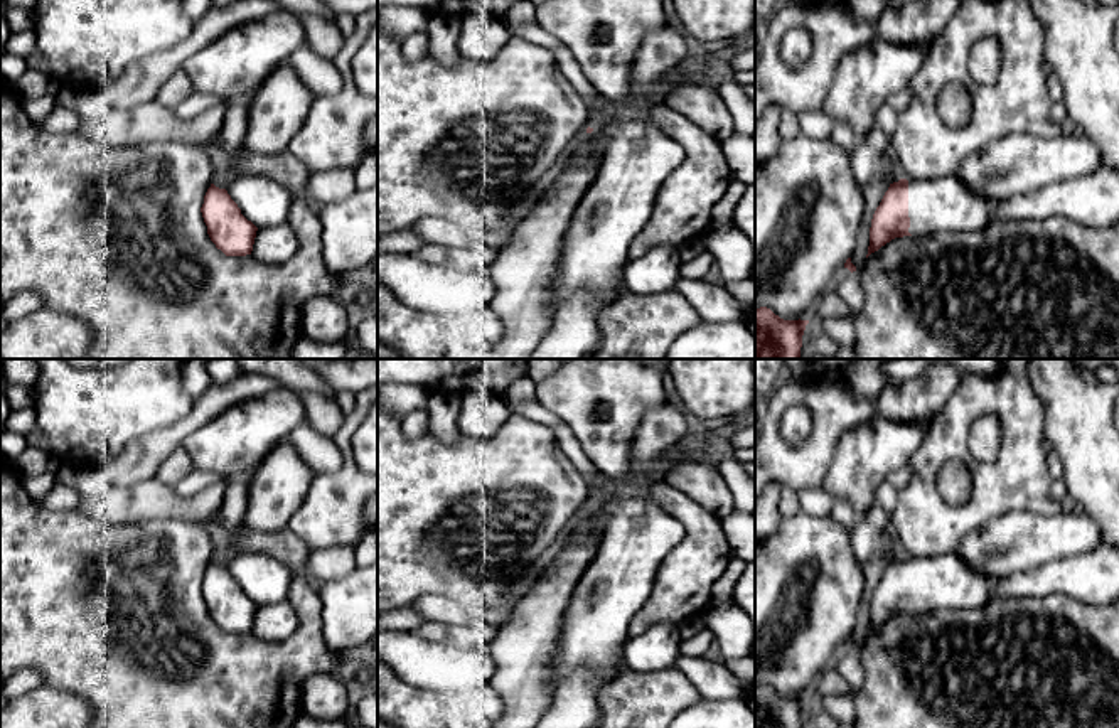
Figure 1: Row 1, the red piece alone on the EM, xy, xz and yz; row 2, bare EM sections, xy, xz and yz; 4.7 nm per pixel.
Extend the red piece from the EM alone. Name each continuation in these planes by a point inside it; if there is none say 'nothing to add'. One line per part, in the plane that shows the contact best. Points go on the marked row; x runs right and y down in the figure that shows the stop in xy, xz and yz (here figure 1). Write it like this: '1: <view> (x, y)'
1: yz (942, 204)

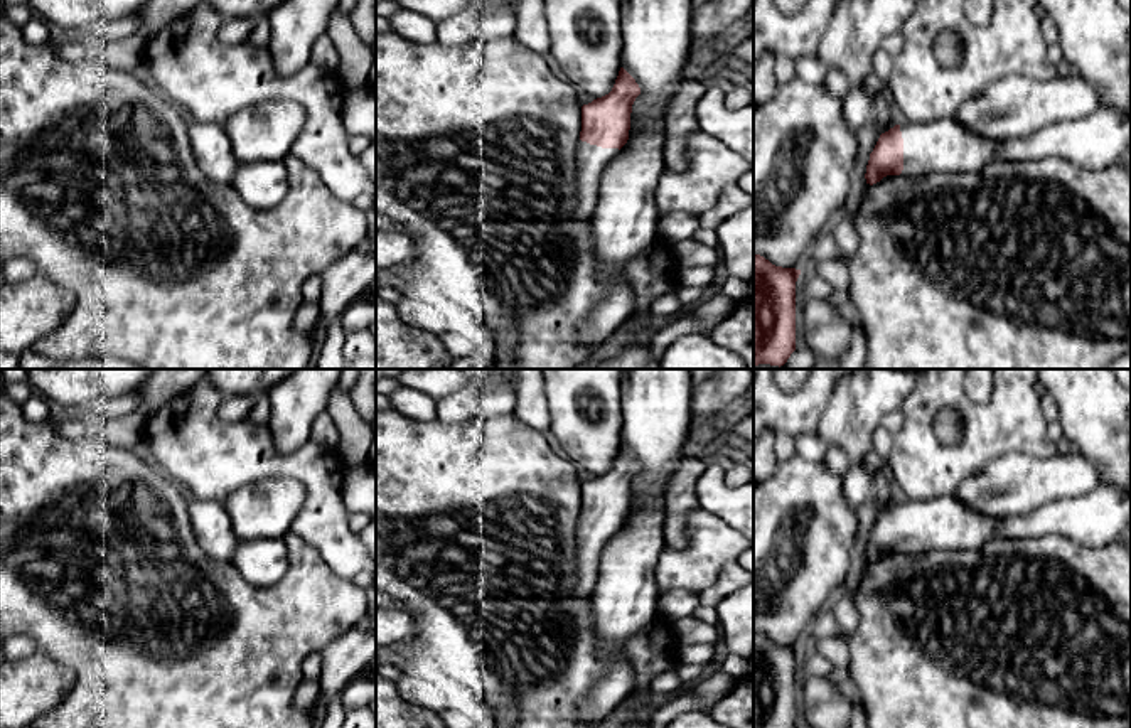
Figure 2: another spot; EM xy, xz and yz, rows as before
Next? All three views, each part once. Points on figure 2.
1: yz (944, 145)

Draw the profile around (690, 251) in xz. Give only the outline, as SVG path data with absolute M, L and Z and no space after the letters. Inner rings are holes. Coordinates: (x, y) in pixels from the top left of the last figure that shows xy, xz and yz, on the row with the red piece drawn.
M693 238L674 244L679 268L706 266L713 271L721 265L721 251L710 248Z

